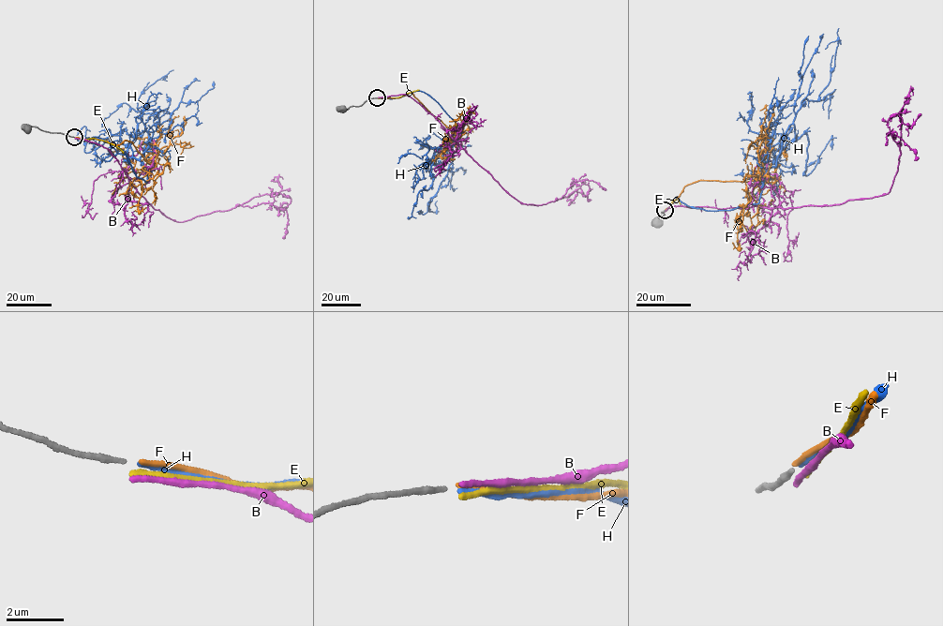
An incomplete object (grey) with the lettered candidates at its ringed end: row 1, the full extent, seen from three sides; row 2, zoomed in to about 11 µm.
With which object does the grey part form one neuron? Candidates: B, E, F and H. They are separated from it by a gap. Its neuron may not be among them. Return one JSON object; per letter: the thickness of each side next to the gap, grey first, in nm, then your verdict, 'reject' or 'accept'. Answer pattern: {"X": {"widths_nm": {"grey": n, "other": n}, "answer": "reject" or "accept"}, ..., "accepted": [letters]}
{"B": {"widths_nm": {"grey": 180, "other": 190}, "answer": "reject"}, "E": {"widths_nm": {"grey": 180, "other": 190}, "answer": "reject"}, "F": {"widths_nm": {"grey": 180, "other": 160}, "answer": "reject"}, "H": {"widths_nm": {"grey": 180, "other": 200}, "answer": "accept"}, "accepted": ["H"]}

